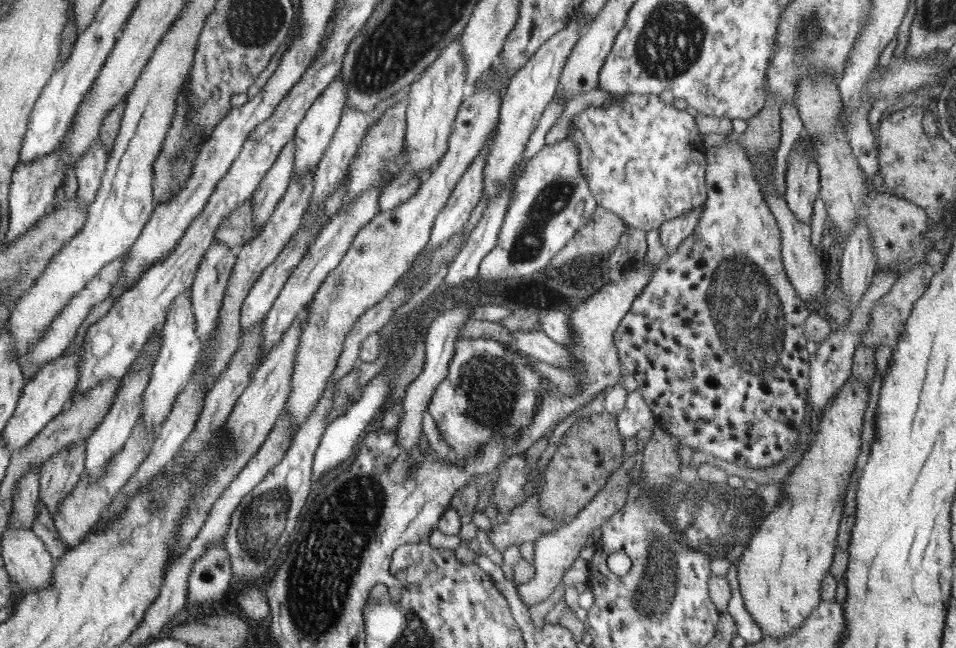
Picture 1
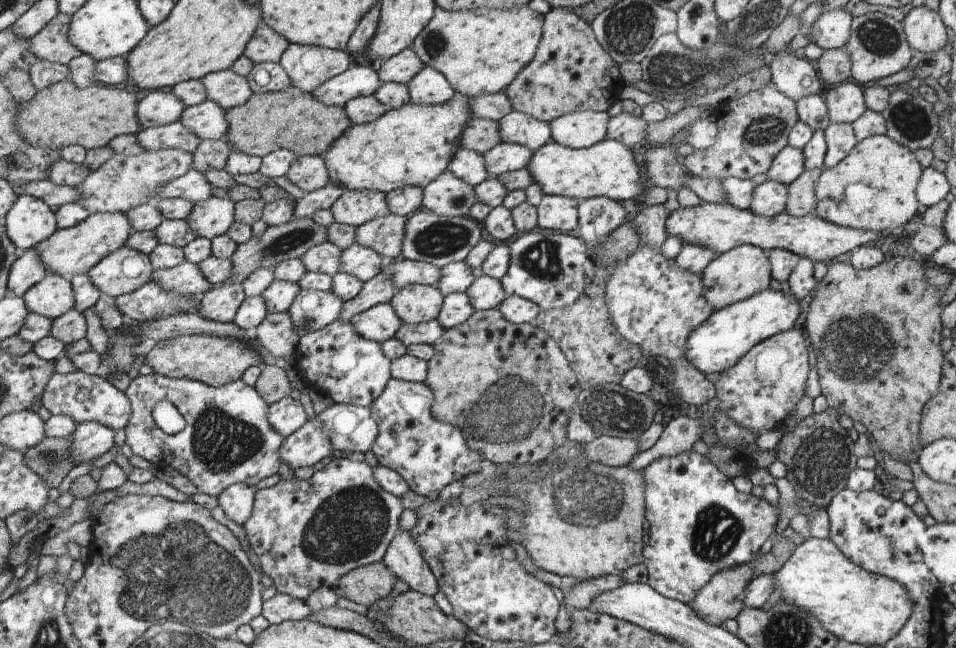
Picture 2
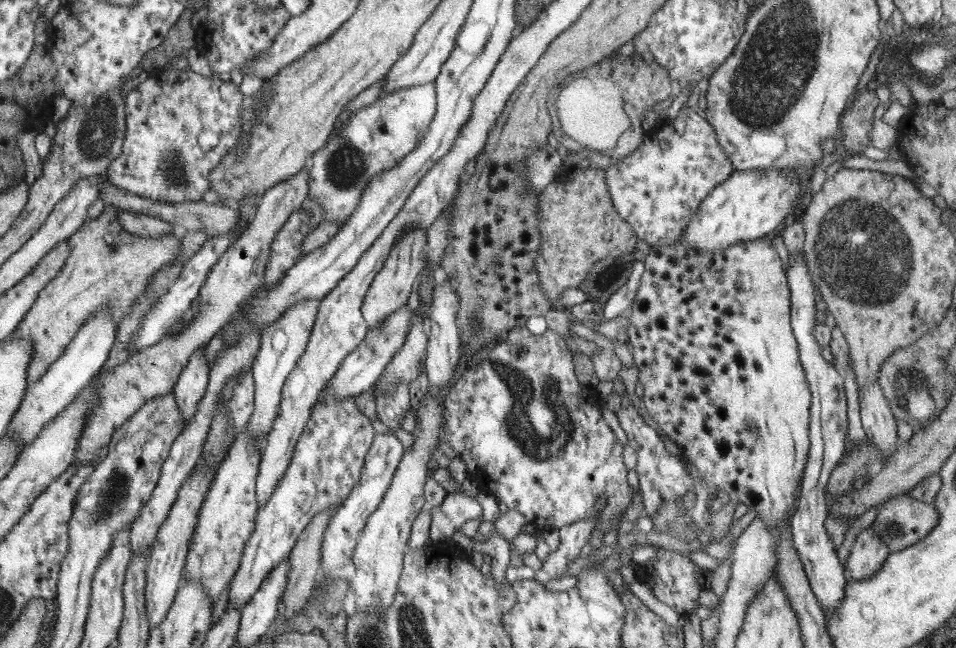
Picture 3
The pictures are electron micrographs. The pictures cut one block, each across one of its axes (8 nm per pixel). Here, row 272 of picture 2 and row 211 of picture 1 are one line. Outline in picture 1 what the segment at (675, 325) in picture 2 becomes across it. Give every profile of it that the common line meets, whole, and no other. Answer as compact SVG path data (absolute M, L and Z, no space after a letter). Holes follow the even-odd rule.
M608 94L614 95L614 103L582 110L573 117L572 129L566 137L574 142L581 169L598 208L620 215L628 227L646 233L706 204L709 168L694 118L688 112L678 112L672 105L664 104L658 95Z

